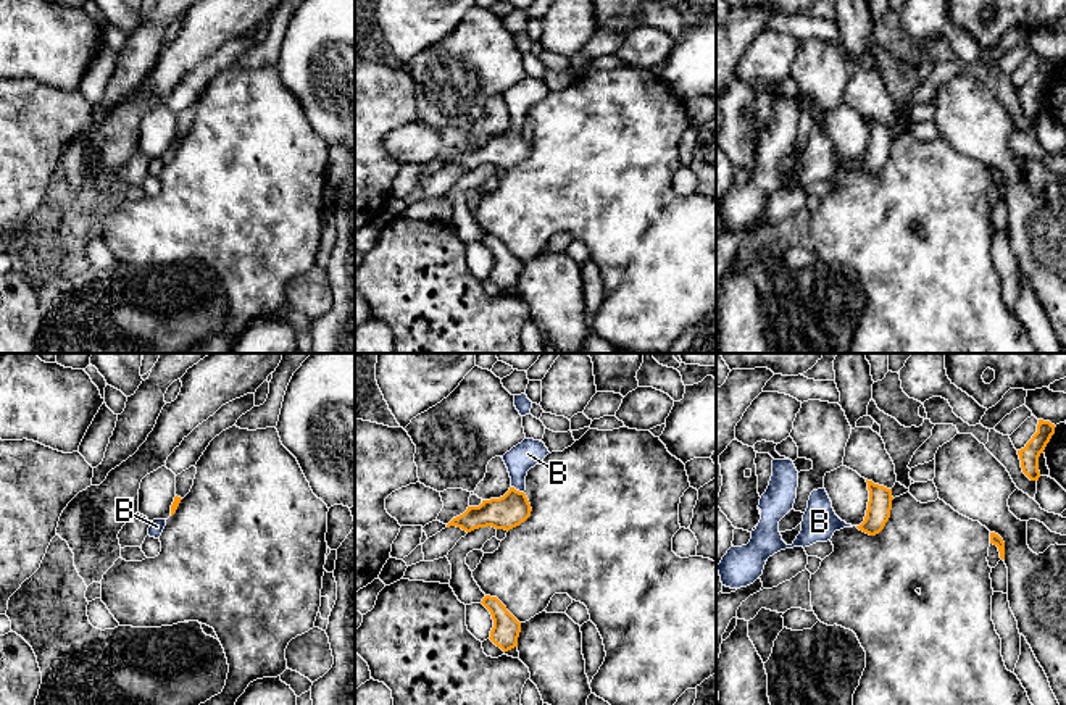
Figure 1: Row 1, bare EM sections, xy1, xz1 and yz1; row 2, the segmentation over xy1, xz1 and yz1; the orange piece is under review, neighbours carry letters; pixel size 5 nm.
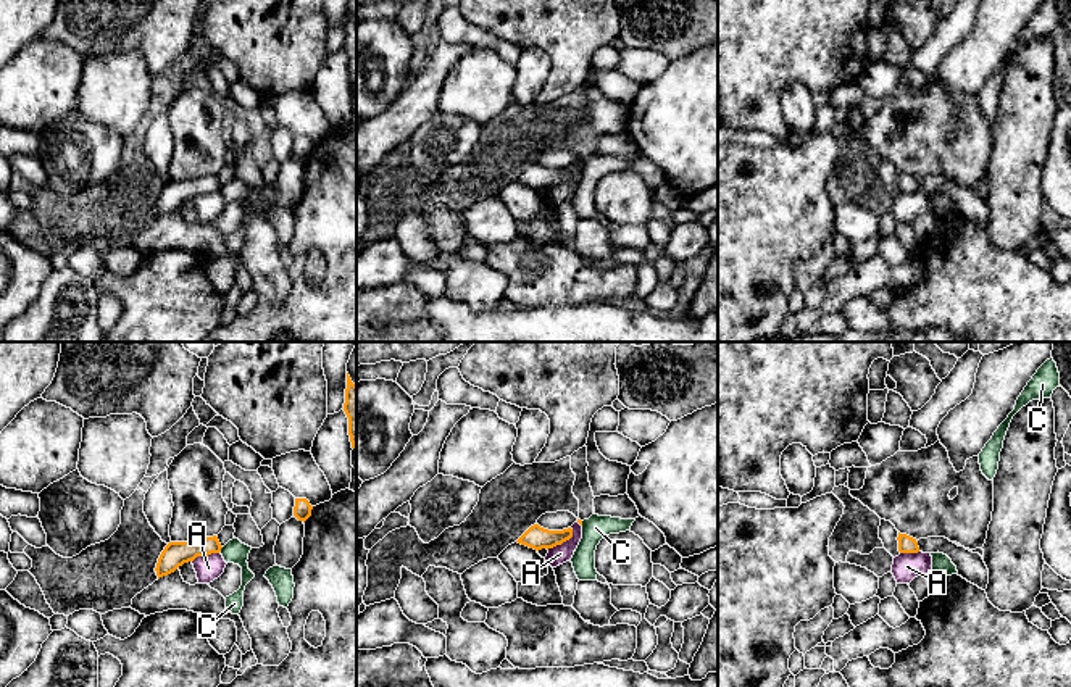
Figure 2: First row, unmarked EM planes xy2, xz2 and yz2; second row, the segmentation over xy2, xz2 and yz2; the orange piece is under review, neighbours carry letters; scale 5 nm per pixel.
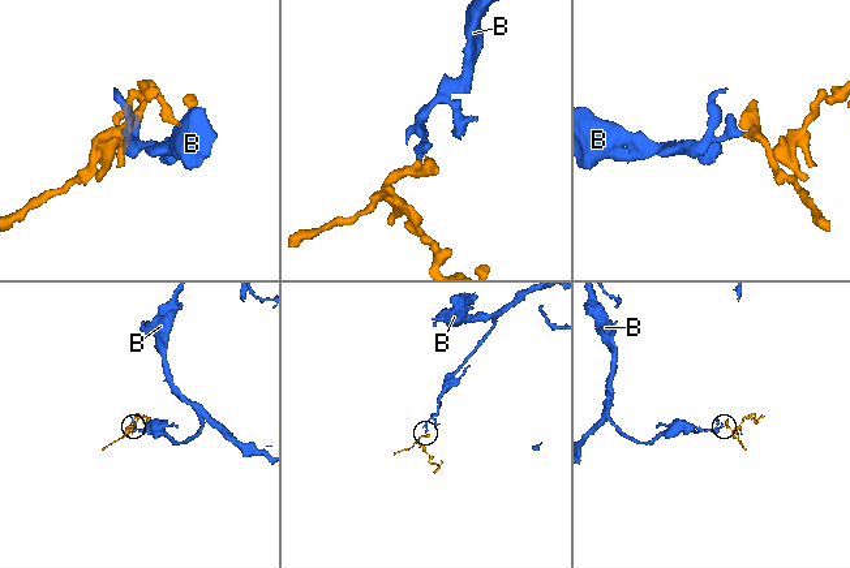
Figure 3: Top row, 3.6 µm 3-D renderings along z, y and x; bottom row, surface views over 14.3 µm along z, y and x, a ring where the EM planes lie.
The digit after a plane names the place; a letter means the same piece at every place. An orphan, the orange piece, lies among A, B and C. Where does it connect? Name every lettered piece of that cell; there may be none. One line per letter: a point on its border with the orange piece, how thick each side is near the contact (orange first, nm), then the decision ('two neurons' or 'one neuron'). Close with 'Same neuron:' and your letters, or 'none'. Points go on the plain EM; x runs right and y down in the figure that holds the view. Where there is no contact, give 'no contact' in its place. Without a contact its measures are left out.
A: meets orange in xz2 at (562, 181); 120 nm thick on the orange side, 90 nm on the other; two neurons
B: meets orange in xz1 at (518, 129); 160 nm thick on the orange side, 140 nm on the other; one neuron
C: meets orange in xy2 at (220, 189); 120 nm thick on the orange side, 120 nm on the other; two neurons
Same neuron: B

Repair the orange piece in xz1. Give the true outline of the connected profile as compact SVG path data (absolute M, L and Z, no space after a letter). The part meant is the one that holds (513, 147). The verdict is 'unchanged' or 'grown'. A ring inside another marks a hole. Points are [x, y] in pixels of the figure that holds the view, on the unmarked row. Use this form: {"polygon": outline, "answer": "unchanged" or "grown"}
{"polygon": "M524 77L513 86L502 95L511 116L510 129L500 137L482 139L479 145L468 145L468 148L453 156L447 166L456 165L471 171L492 165L510 169L524 161L532 150L524 132L527 110L539 103L548 92L545 82L534 77Z", "answer": "grown"}

